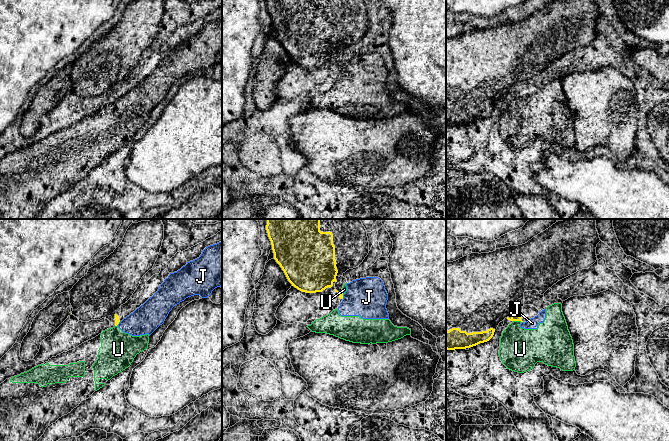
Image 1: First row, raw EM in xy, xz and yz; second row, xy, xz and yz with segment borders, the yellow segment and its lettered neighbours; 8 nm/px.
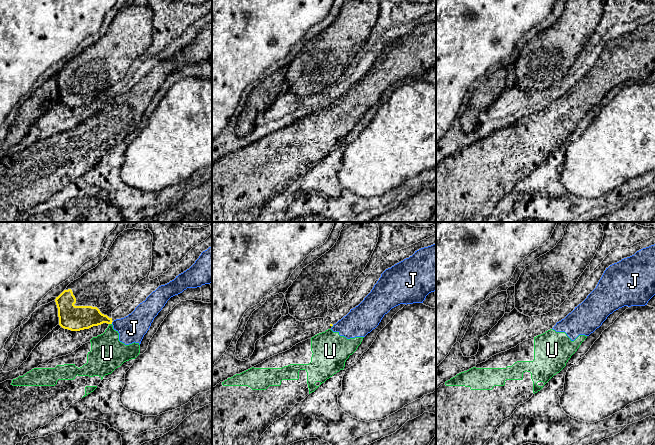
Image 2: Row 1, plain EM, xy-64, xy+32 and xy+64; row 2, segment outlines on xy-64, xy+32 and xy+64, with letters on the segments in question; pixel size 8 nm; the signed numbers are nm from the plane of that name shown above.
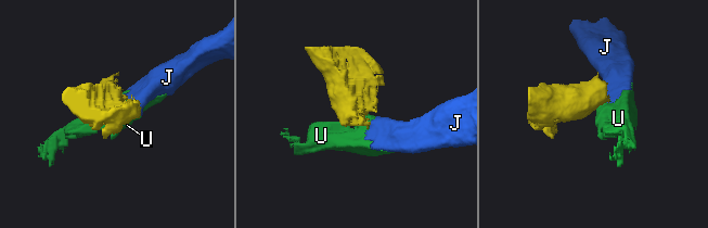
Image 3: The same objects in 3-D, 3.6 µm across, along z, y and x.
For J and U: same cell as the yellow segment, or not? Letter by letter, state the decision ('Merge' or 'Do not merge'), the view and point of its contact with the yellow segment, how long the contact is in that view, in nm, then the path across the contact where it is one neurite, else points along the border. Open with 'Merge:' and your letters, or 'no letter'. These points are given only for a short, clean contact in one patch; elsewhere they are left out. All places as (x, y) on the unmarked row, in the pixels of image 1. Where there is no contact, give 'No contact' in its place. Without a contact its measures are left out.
Merge: no letter
J: Do not merge. No contact
U: Do not merge. Touches yellow at yz (517, 96). Shared border 70 nm. Boundary: yz (513, 96), (521, 98)

